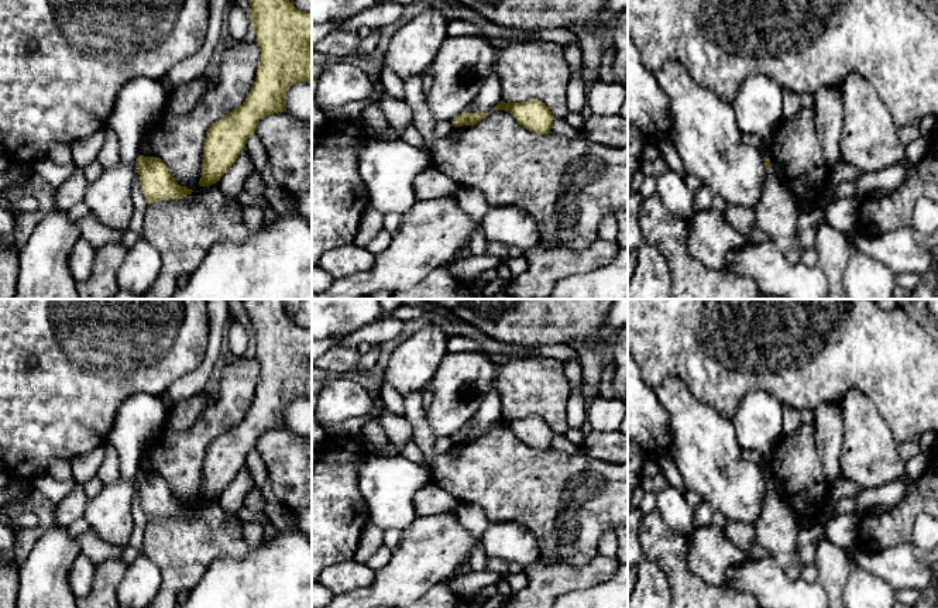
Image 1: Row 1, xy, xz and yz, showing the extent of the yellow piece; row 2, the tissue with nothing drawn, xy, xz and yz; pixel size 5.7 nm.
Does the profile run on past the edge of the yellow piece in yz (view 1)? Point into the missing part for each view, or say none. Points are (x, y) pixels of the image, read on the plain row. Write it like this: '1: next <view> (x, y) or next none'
1: next none

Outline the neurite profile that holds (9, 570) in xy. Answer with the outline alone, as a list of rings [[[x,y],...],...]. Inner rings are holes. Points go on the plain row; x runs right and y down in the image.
[[[4,557],[0,564],[0,608],[16,608],[20,588],[18,559]]]

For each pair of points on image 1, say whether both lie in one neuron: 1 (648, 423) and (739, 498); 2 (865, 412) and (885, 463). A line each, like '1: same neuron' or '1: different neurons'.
1: different neurons
2: same neuron

